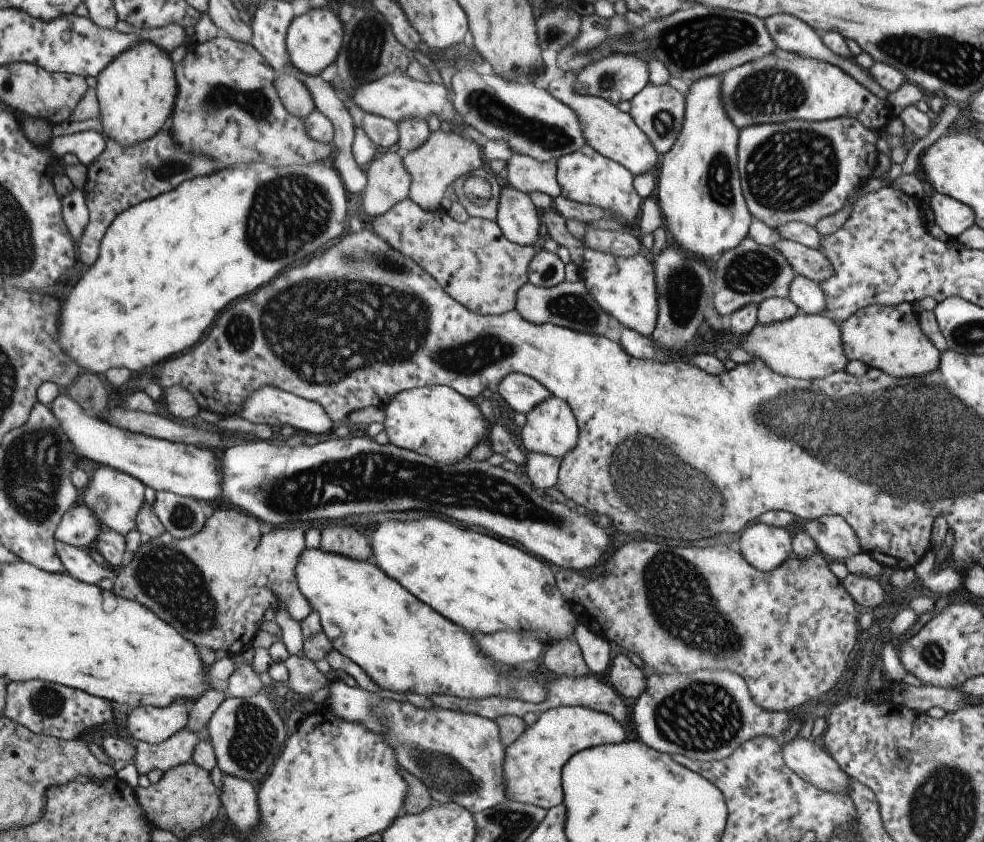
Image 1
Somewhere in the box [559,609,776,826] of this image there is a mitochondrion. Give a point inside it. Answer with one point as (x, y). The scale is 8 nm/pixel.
(702, 717)

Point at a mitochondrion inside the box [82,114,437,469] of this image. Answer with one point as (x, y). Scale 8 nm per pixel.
(292, 212)

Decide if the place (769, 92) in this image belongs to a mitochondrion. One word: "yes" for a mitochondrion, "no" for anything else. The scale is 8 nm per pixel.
yes

